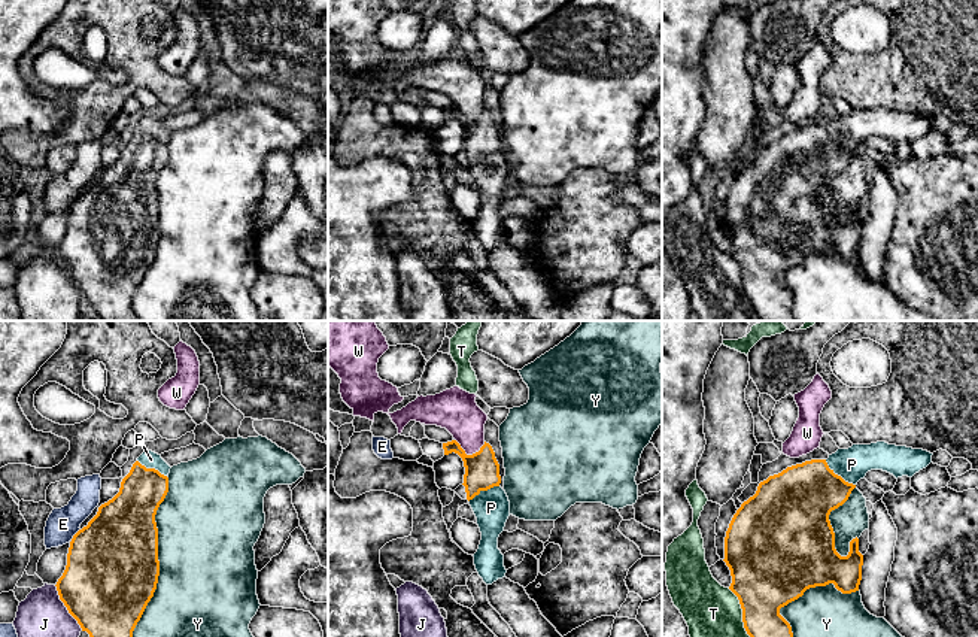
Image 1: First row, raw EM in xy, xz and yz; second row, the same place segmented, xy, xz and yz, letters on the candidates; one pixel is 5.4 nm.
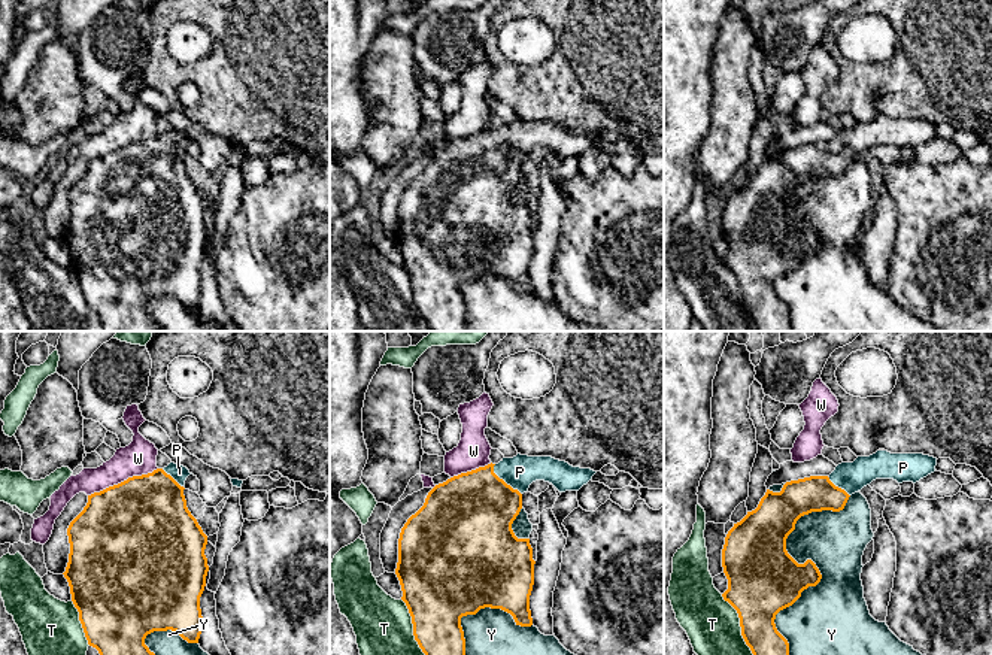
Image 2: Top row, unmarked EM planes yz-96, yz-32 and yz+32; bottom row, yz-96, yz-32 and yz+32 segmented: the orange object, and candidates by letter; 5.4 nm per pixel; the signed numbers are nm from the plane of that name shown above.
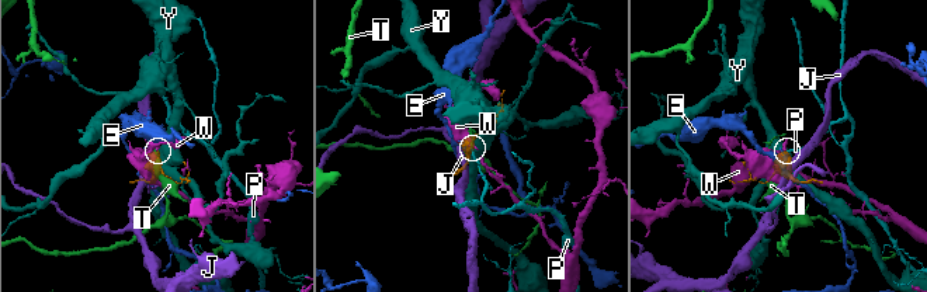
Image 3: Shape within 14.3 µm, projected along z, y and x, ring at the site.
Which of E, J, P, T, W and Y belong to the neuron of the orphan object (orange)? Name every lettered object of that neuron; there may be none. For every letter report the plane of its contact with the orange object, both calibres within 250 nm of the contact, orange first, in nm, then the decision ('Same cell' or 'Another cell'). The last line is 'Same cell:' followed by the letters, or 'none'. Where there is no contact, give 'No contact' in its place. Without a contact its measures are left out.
E: Touches orange in xy. Thickness 480 nm (orange) against 170 nm. Another cell
J: Touches orange in xy. Thickness 480 nm (orange) against 240 nm. Another cell
P: Touches orange in yz. Thickness 360 nm (orange) against 180 nm. Same cell
T: Touches orange in yz. Thickness 400 nm (orange) against 280 nm. Another cell
W: Touches orange in xz. Thickness 190 nm (orange) against 220 nm. Another cell
Y: Touches orange in xy. Thickness 500 nm (orange) against 480 nm. Another cell
Same cell: P

